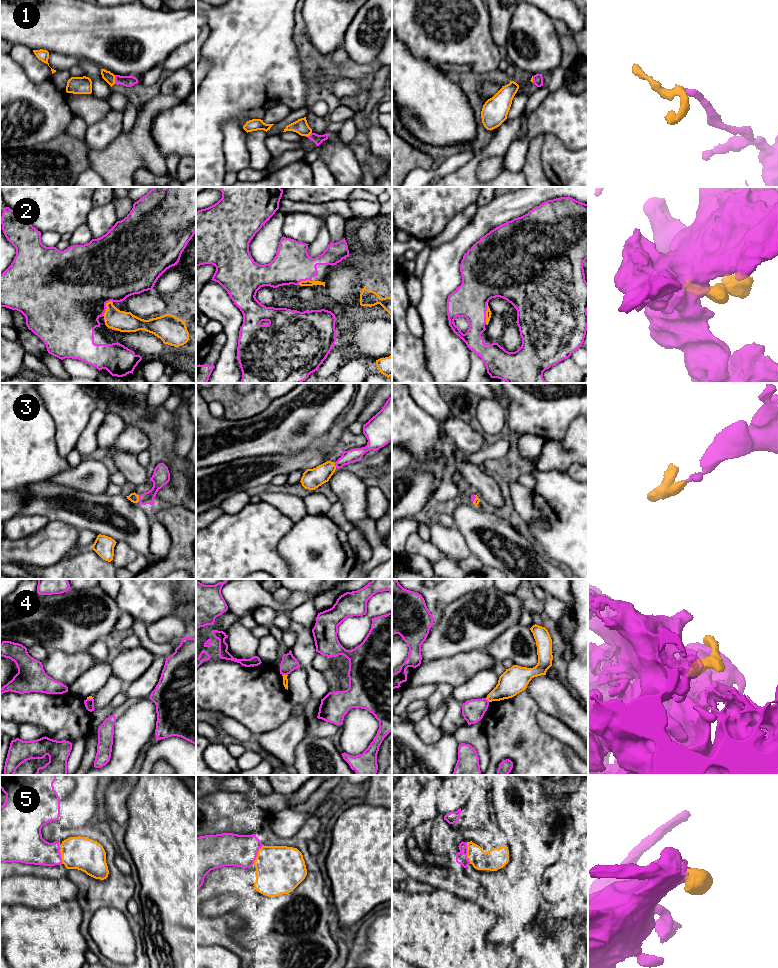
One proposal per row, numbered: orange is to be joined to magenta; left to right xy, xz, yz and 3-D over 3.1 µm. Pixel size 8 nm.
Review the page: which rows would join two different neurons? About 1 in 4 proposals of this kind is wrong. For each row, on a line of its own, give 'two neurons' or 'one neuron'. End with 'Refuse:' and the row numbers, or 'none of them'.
1: one neuron
2: one neuron
3: one neuron
4: two neurons
5: one neuron
Refuse: 4

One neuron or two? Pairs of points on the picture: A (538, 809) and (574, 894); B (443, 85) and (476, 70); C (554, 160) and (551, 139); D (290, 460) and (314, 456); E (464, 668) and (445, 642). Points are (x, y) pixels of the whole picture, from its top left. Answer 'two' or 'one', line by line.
A: one
B: two
C: one
D: one
E: two

